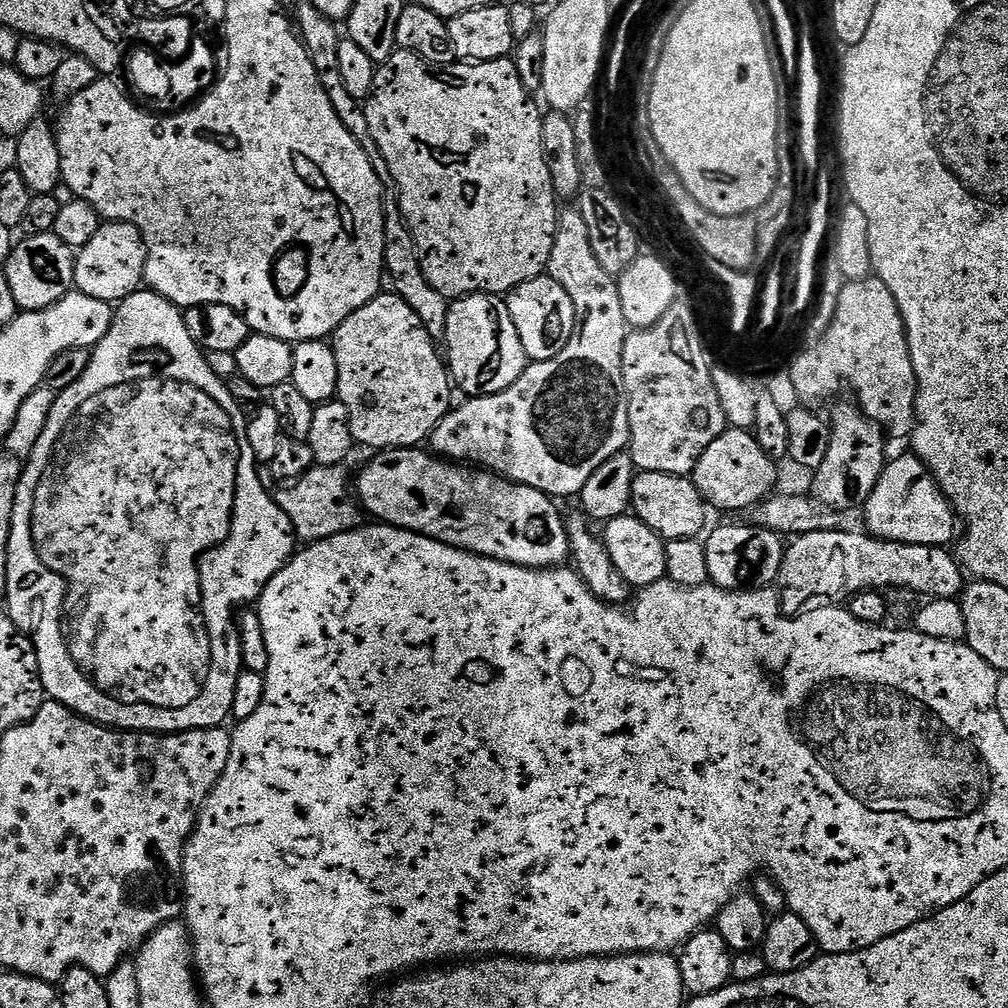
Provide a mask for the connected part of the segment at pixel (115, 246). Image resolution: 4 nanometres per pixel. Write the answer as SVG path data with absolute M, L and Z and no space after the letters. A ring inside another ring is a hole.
M101 223L98 234L94 234L94 238L90 238L90 242L86 242L86 246L75 253L75 291L109 302L125 300L144 284L147 253L142 234L132 224Z

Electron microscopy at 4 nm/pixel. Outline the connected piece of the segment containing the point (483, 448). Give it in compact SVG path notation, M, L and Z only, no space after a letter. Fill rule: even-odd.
M564 206L559 209L554 250L550 250L546 272L554 282L558 282L558 286L562 286L562 290L566 290L566 294L570 294L574 302L576 325L570 342L566 342L562 354L529 363L518 382L514 382L505 392L474 396L465 399L465 404L457 403L432 431L430 448L441 458L452 462L471 462L477 469L494 472L515 484L542 490L553 498L576 498L582 486L590 482L590 474L594 474L602 462L614 458L614 454L625 451L628 446L630 418L622 382L622 346L630 329L626 314L622 314L617 277L602 270L594 255L594 246L590 246L590 230L579 207Z

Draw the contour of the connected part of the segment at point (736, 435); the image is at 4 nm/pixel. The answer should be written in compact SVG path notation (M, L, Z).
M729 427L698 458L691 474L691 481L702 494L709 509L717 508L720 512L739 514L756 504L763 504L773 495L776 484L777 461L771 460L758 446L755 435L742 428Z

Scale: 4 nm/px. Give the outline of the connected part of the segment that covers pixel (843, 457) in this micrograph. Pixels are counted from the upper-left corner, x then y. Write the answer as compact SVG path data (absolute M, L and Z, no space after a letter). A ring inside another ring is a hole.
M849 404L842 405L830 416L830 450L826 450L822 466L814 470L813 476L816 477L812 480L812 492L810 491L811 499L821 508L841 514L847 514L851 508L859 509L868 501L886 463L885 433L863 412Z

